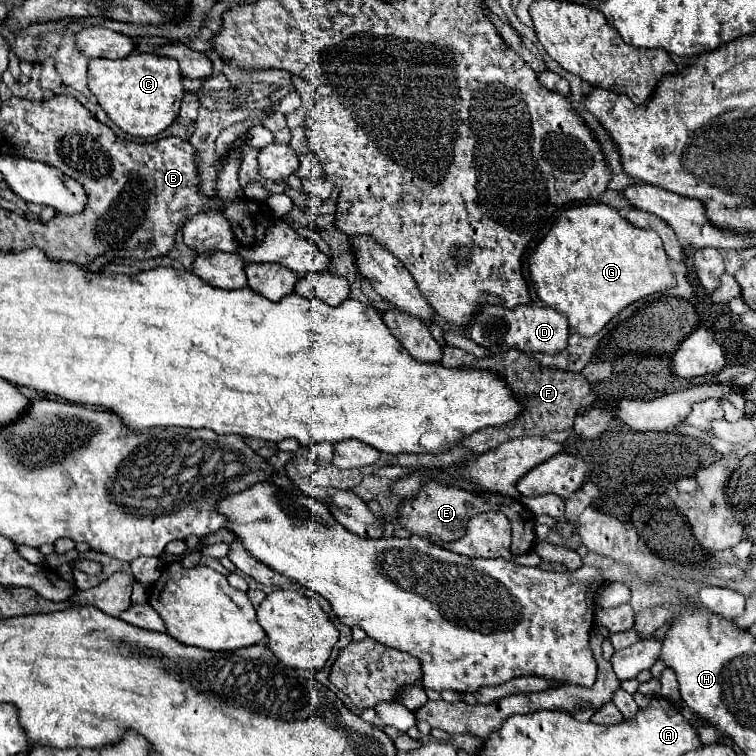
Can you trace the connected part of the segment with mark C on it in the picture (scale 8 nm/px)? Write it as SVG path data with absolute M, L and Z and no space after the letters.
M136 51L124 59L90 59L88 87L108 117L132 137L152 137L172 125L184 97L178 61Z

